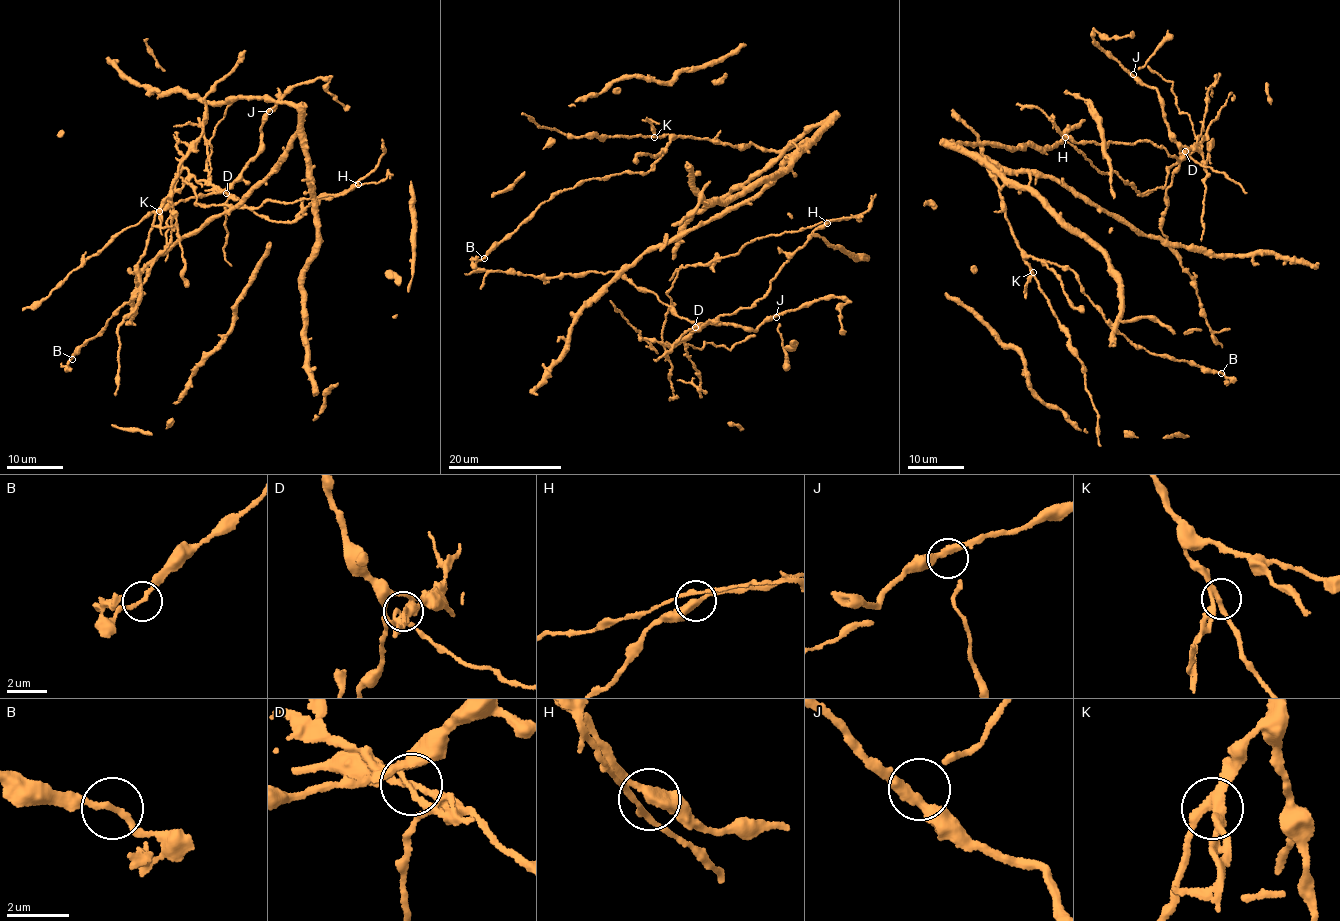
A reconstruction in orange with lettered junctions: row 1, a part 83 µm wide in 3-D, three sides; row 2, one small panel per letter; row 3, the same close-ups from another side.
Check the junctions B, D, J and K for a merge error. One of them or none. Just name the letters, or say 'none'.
D

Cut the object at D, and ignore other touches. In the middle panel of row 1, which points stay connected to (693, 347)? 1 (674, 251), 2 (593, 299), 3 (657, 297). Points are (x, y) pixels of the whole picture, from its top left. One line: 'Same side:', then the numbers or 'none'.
Same side: none

